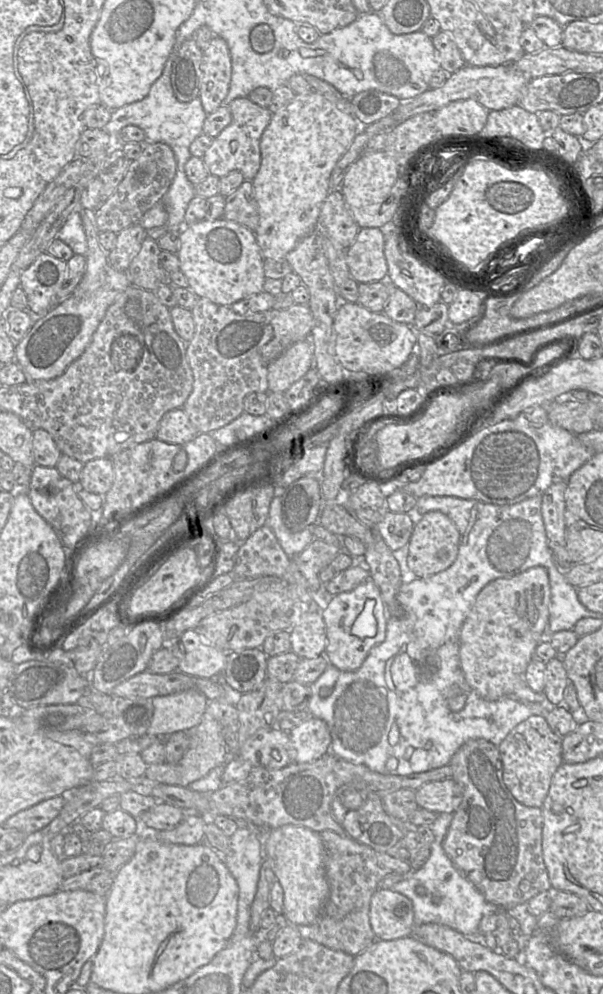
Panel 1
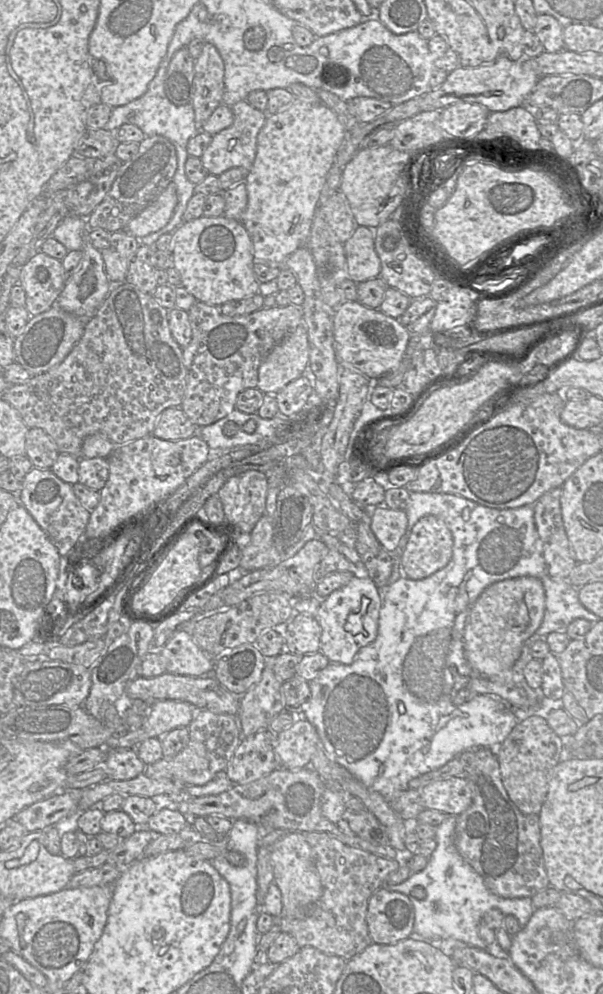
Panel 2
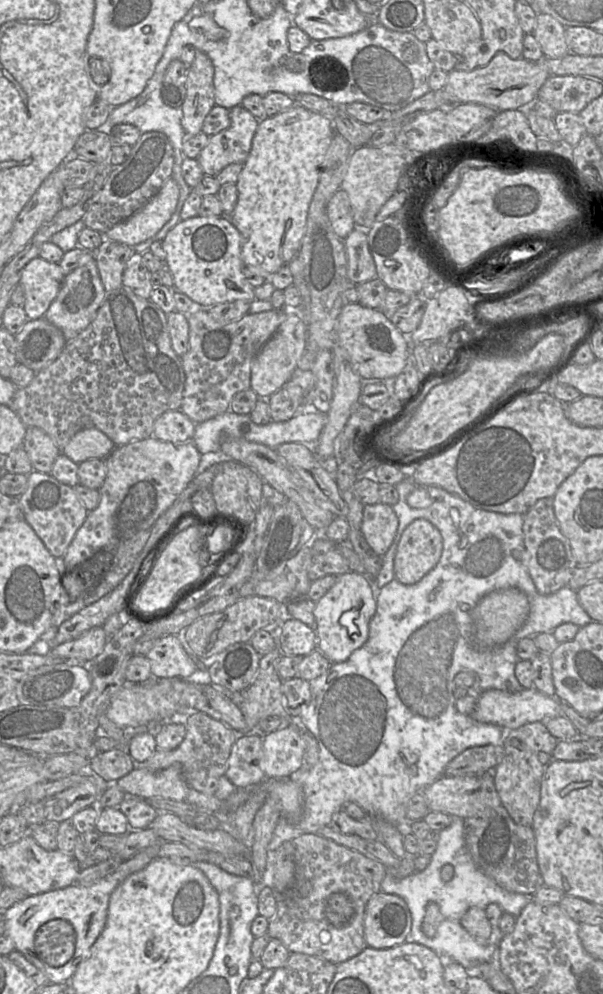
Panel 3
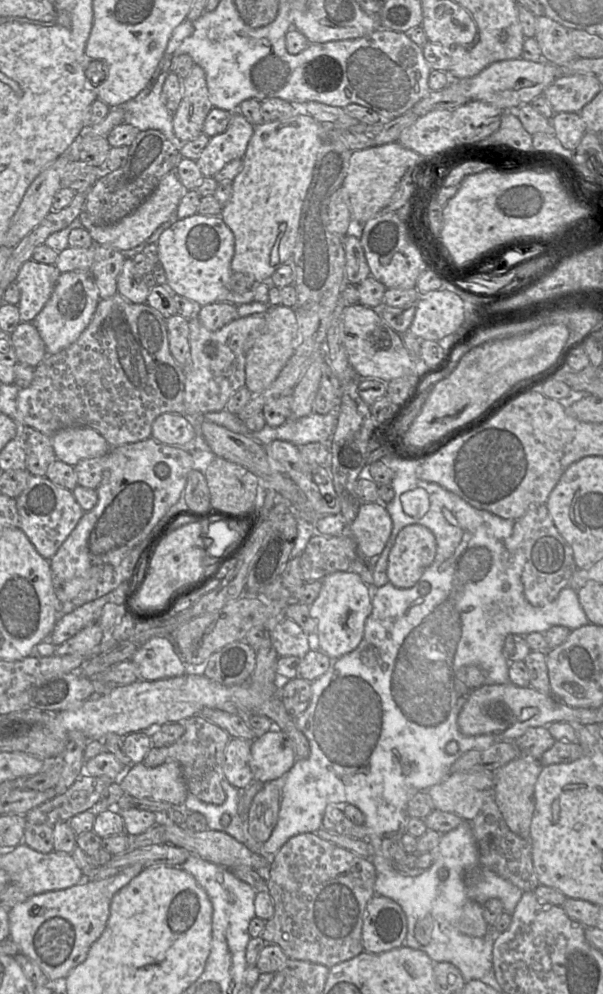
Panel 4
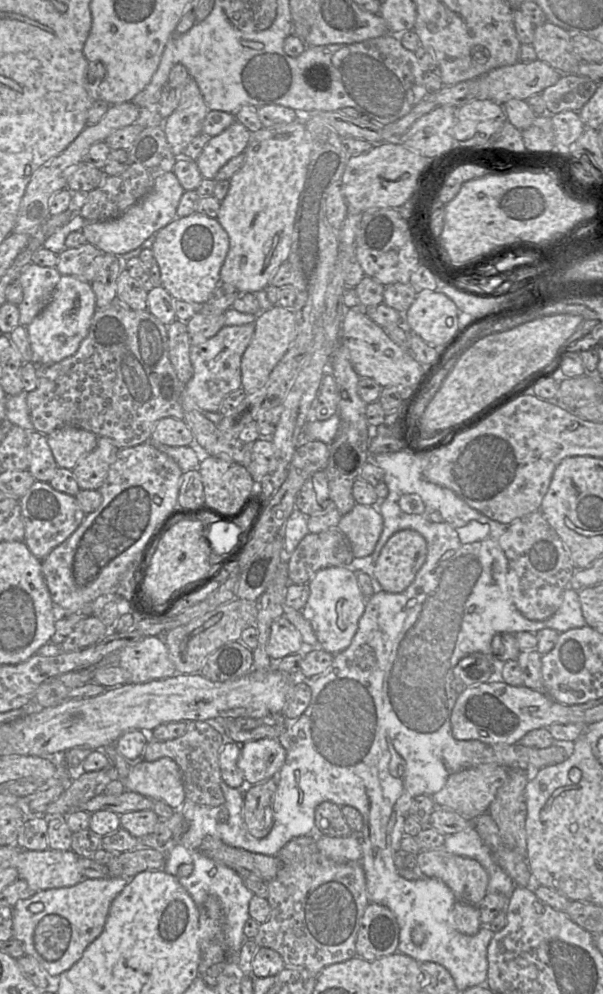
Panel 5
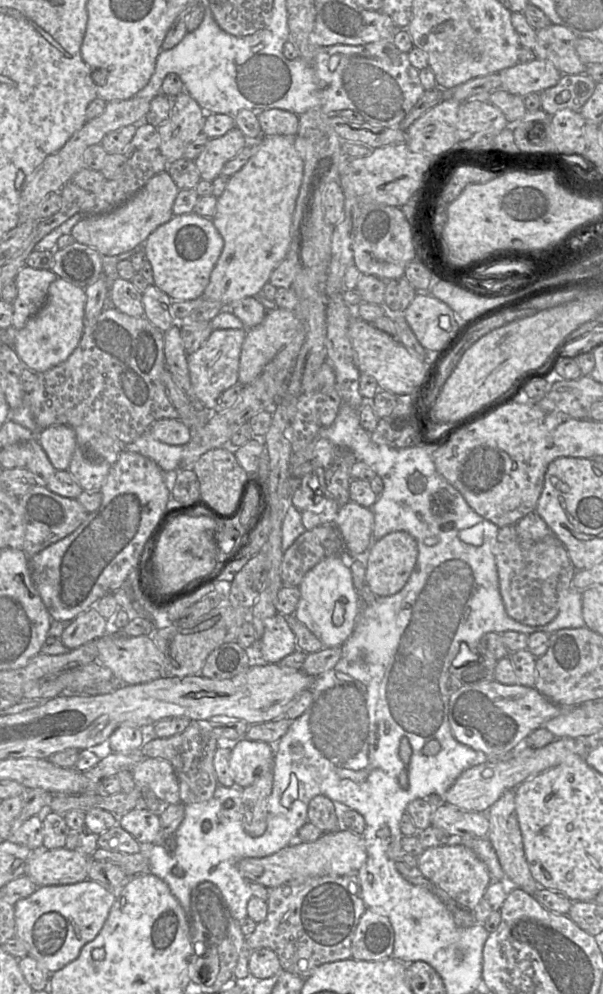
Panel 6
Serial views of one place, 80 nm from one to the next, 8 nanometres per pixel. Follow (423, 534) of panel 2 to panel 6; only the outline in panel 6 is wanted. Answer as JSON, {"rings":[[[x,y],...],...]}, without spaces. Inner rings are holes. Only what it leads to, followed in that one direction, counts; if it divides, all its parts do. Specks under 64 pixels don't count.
{"rings":[[[392,532],[374,542],[365,565],[365,582],[377,597],[392,596],[399,592],[409,579],[418,557],[416,540],[407,532]]]}

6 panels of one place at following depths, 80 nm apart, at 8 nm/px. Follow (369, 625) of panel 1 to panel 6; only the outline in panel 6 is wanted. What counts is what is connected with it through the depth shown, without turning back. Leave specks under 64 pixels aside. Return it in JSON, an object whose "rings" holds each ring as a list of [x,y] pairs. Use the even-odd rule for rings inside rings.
{"rings":[[[348,556],[329,557],[311,568],[298,585],[300,598],[294,616],[324,645],[341,647],[354,631],[362,611],[361,598],[353,583]]]}

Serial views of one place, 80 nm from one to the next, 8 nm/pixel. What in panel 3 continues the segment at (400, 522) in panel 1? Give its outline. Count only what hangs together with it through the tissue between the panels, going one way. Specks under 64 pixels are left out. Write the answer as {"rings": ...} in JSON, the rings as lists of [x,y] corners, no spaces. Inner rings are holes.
{"rings":[[[384,503],[365,505],[361,531],[379,556],[383,556],[393,543],[397,533],[399,519],[392,506]]]}

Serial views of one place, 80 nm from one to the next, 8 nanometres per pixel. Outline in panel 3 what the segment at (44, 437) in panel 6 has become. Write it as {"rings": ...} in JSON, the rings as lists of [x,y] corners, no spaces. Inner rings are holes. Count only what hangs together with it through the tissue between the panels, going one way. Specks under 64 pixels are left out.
{"rings":[[[96,428],[77,432],[61,450],[61,453],[77,464],[88,459],[106,459],[116,448],[112,440]]]}

